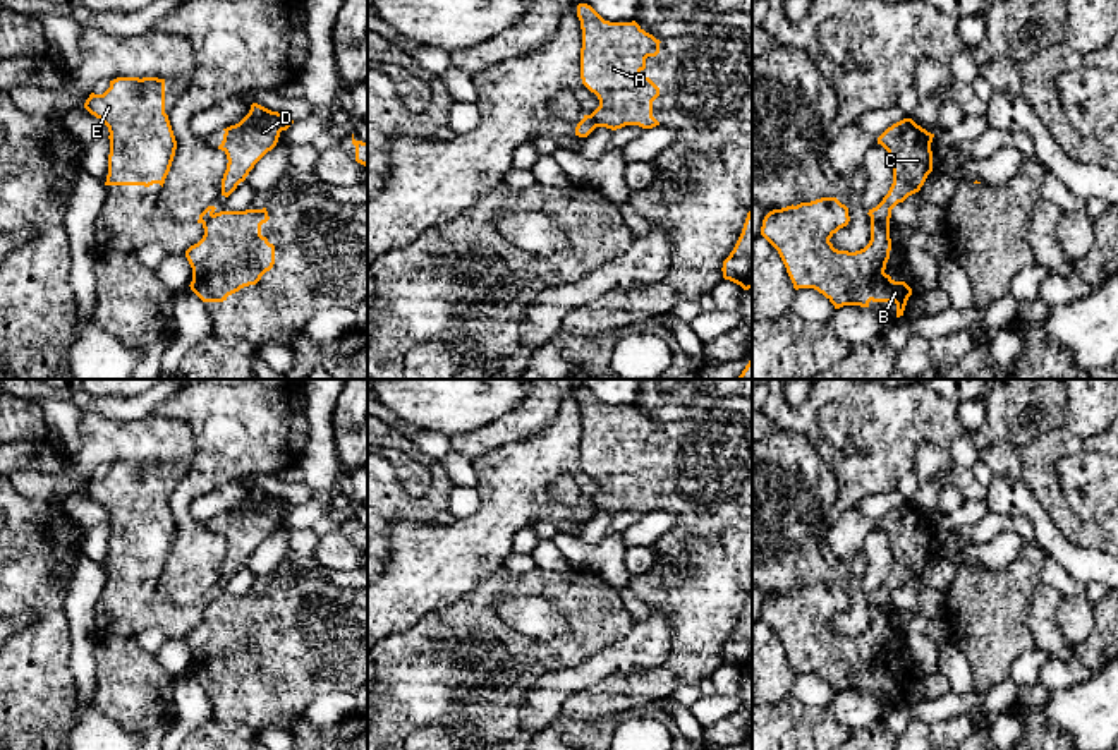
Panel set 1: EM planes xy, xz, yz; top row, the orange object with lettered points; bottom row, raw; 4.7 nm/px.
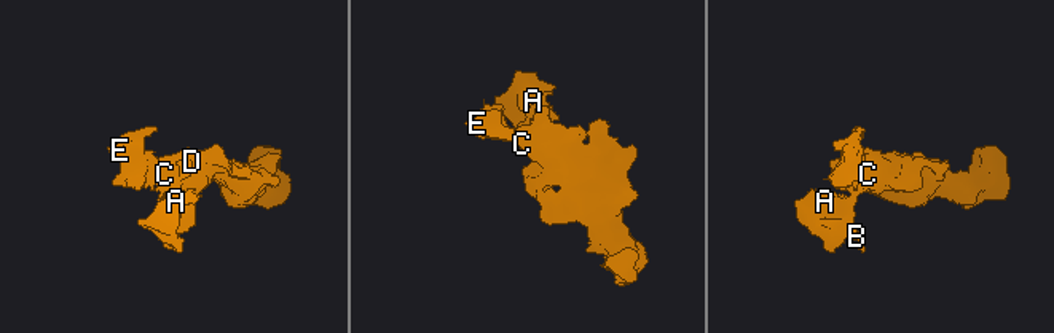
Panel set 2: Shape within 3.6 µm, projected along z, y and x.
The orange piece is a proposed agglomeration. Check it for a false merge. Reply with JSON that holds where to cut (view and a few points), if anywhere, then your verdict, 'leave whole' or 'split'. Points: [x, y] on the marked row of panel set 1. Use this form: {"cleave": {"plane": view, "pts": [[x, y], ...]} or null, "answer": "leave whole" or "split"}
{"cleave": {"plane": "yz", "pts": [[871, 217], [888, 227]]}, "answer": "split"}

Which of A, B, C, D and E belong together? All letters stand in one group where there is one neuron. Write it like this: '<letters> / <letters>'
A B / C D E

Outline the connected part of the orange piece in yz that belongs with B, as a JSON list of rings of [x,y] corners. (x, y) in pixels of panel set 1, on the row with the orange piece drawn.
[[[821,197],[769,211],[761,235],[778,251],[793,288],[814,288],[835,309],[895,302],[903,316],[912,288],[884,273],[890,259],[890,227],[871,218],[871,240],[855,252],[838,251],[829,239],[850,221],[836,197]]]

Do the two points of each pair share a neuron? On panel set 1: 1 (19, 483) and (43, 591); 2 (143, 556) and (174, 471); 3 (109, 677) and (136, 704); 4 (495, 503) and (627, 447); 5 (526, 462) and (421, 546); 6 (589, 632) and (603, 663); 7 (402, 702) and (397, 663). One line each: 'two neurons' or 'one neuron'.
1: two neurons
2: one neuron
3: one neuron
4: two neurons
5: one neuron
6: two neurons
7: one neuron

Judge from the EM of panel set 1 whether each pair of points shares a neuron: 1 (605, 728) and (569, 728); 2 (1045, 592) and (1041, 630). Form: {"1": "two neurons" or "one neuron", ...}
{"1": "one neuron", "2": "one neuron"}

